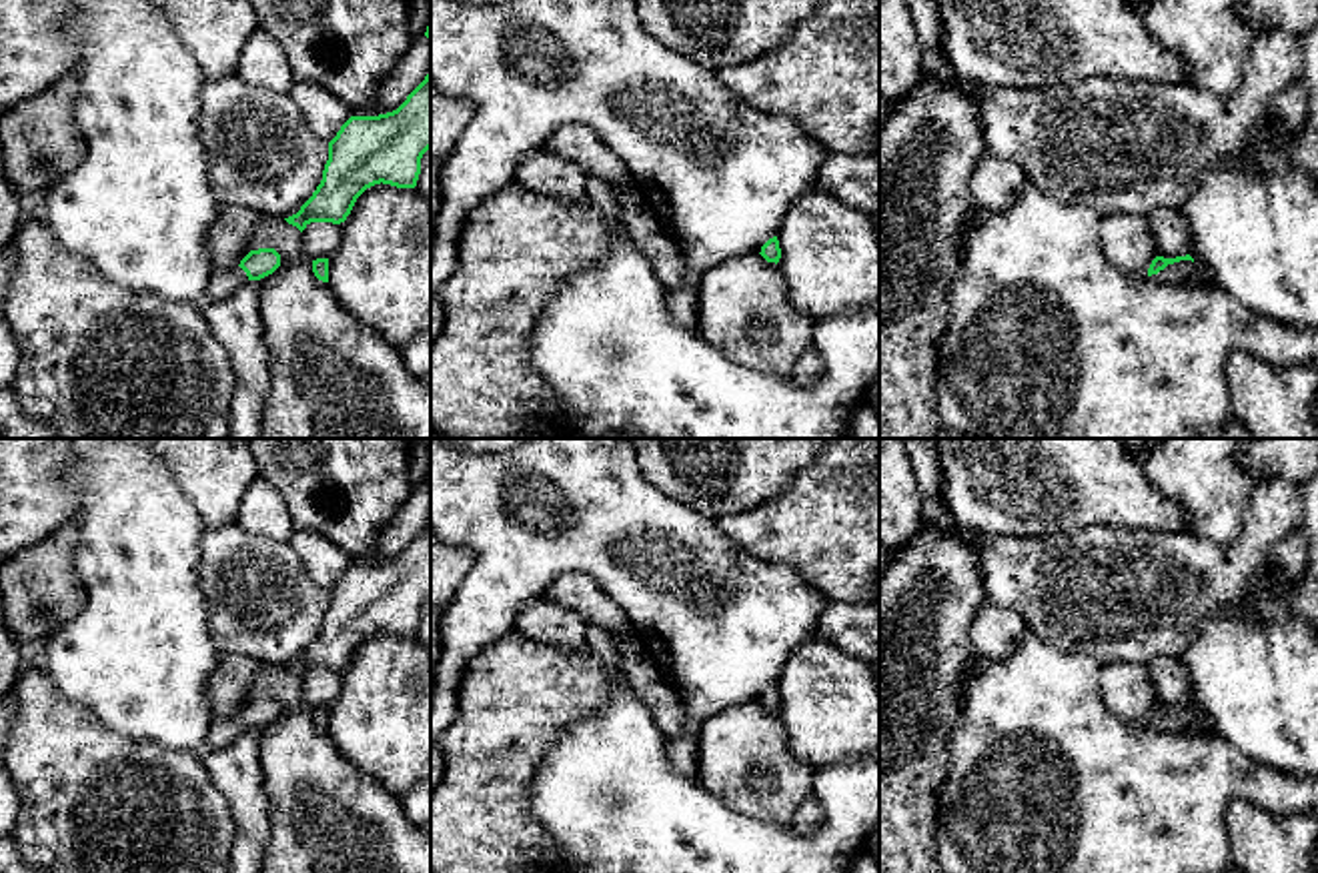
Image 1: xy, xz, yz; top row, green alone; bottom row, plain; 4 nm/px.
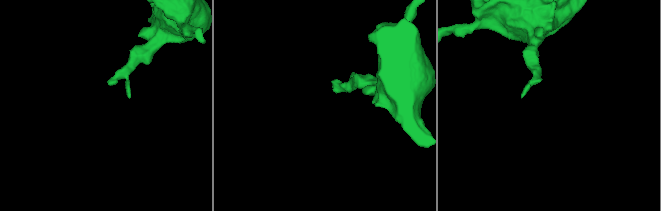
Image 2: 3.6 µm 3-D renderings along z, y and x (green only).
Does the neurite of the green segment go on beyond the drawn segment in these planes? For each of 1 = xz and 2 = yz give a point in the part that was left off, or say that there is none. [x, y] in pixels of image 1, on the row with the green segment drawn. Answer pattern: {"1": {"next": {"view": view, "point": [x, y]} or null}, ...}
{"1": {"next": null}, "2": {"next": {"view": "yz", "point": [1174, 275]}}}

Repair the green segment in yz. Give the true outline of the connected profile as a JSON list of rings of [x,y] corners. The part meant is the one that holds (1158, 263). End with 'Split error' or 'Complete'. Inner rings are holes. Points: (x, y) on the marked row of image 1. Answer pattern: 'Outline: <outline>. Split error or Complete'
Outline: [[[1190,254],[1176,258],[1156,256],[1148,268],[1148,276],[1158,284],[1182,286],[1196,268]]]. Split error

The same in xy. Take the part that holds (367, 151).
Outline: [[[431,64],[425,80],[393,112],[379,116],[351,116],[328,142],[328,160],[322,180],[288,224],[300,232],[310,222],[341,224],[351,214],[357,198],[375,184],[415,188],[421,174],[421,158],[431,148]]]. Complete

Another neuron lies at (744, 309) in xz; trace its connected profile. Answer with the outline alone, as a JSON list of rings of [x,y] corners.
[[[759,252],[711,266],[699,280],[697,330],[741,366],[791,378],[793,364],[813,348],[813,326],[813,318],[791,306],[779,264]]]

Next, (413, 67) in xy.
[[[417,36],[407,54],[397,62],[377,100],[377,112],[397,110],[407,96],[425,80],[431,66],[431,40]]]

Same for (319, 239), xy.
[[[310,222],[302,230],[302,252],[312,262],[316,258],[328,258],[343,238],[341,224]]]

